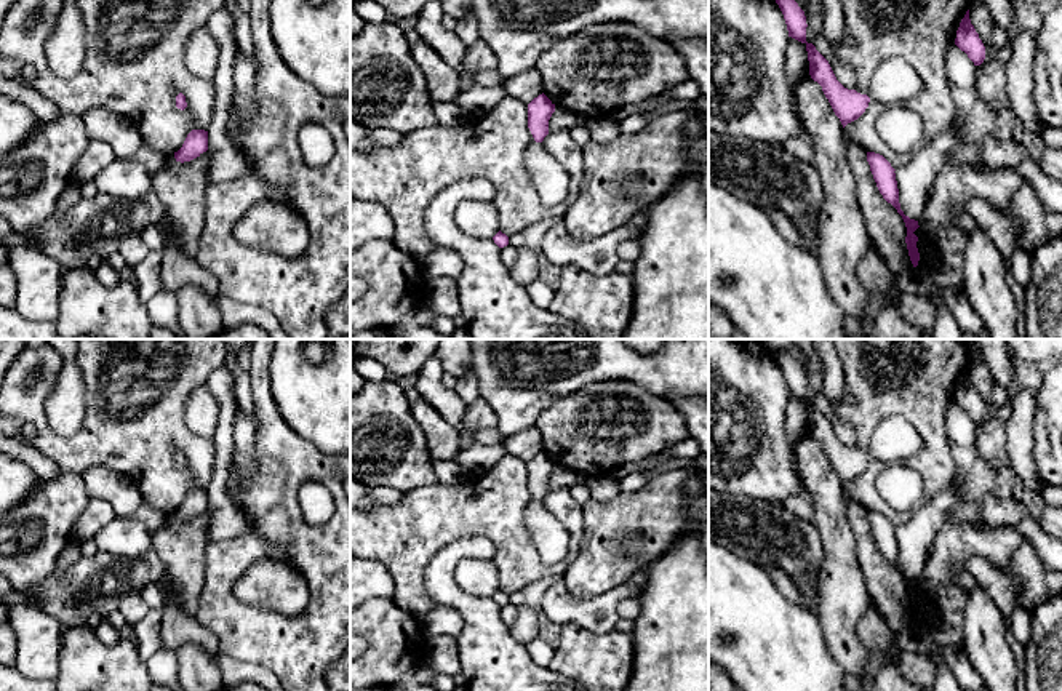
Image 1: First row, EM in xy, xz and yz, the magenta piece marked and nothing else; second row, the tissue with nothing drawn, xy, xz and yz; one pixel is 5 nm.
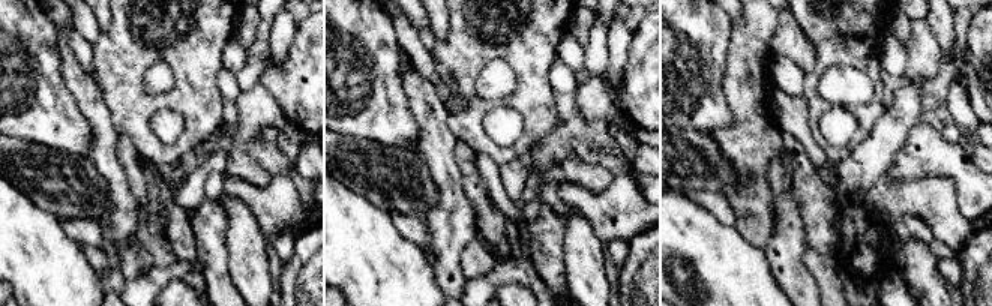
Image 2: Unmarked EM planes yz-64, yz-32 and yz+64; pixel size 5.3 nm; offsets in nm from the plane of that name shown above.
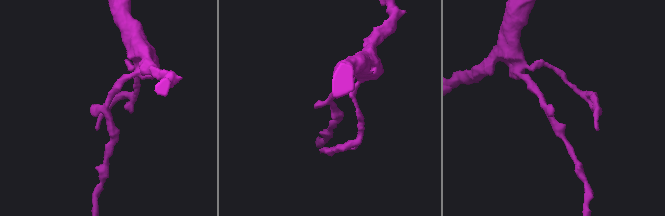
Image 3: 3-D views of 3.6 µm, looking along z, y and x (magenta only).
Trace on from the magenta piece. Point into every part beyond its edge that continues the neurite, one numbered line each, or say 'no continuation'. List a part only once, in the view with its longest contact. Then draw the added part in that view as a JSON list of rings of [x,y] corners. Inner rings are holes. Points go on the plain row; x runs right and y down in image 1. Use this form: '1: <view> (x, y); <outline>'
1: xz (550, 538); [[[533,501],[525,509],[526,529],[545,565],[555,565],[568,553],[569,537],[566,528],[542,505]]]

